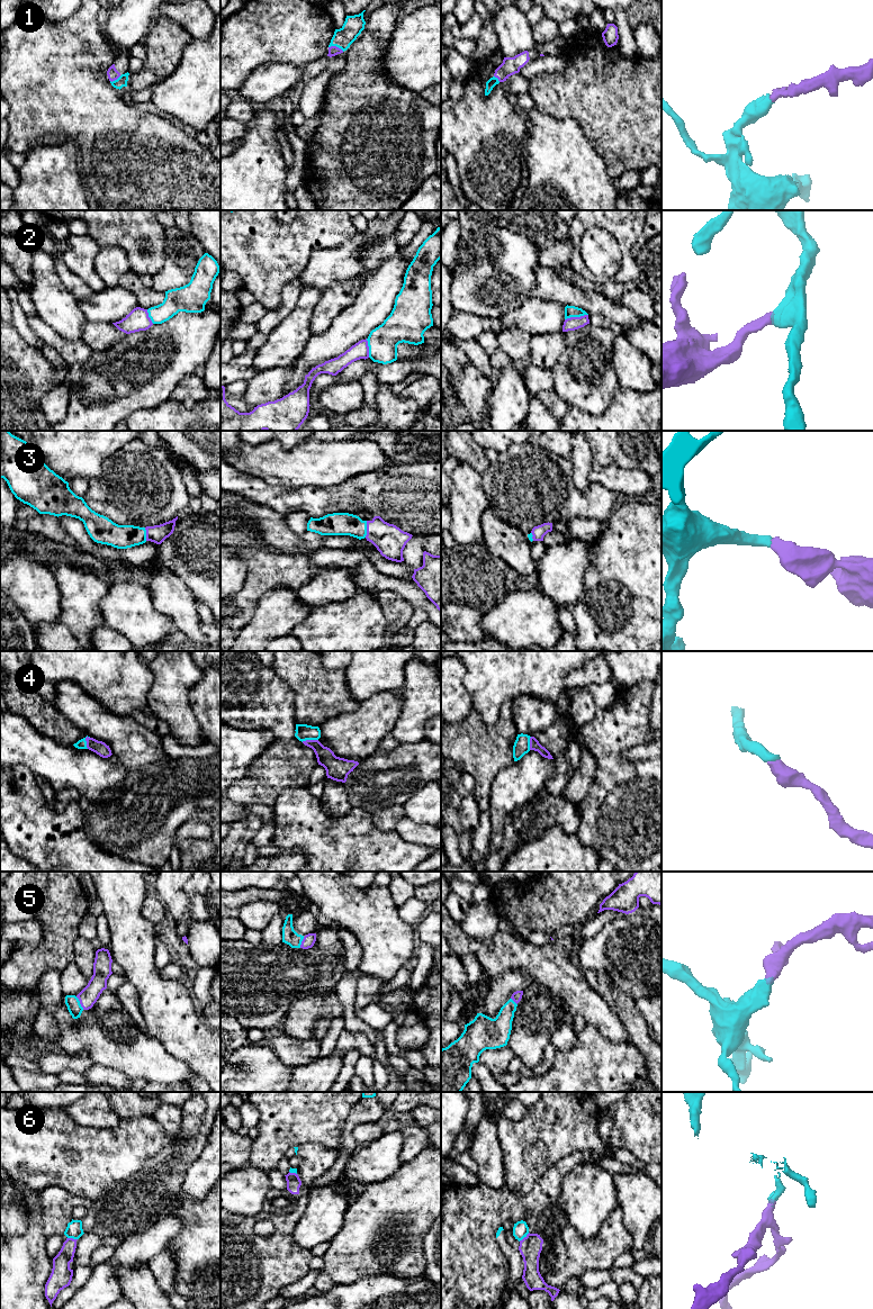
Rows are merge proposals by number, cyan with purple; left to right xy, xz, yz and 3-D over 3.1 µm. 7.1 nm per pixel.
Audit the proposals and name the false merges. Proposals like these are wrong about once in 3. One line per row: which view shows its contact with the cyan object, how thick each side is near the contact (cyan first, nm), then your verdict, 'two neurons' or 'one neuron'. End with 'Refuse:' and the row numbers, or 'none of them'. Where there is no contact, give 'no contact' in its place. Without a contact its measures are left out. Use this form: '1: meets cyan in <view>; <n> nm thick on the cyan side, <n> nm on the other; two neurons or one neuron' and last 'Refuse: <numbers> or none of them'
1: meets cyan in xz; 140 nm thick on the cyan side, 70 nm on the other; one neuron
2: meets cyan in yz; 80 nm thick on the cyan side, 100 nm on the other; two neurons
3: meets cyan in xz; 160 nm thick on the cyan side, 220 nm on the other; one neuron
4: meets cyan in xz; 120 nm thick on the cyan side, 140 nm on the other; one neuron
5: meets cyan in xy; 100 nm thick on the cyan side, 140 nm on the other; one neuron
6: meets cyan in yz; 110 nm thick on the cyan side, 160 nm on the other; two neurons
Refuse: 2, 6

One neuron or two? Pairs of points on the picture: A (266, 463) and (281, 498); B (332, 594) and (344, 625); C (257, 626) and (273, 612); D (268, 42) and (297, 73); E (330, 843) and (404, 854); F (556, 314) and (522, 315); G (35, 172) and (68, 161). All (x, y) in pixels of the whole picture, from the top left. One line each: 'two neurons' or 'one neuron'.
A: two neurons
B: two neurons
C: one neuron
D: two neurons
E: one neuron
F: one neuron
G: one neuron

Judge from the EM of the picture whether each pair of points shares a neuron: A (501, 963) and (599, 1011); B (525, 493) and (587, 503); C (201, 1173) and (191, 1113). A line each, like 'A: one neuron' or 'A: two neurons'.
A: one neuron
B: one neuron
C: two neurons

